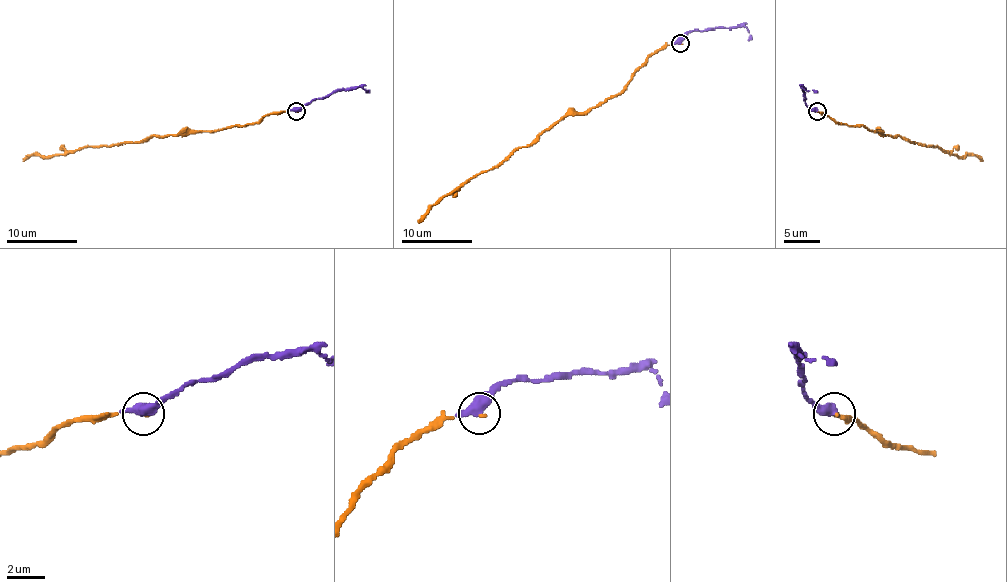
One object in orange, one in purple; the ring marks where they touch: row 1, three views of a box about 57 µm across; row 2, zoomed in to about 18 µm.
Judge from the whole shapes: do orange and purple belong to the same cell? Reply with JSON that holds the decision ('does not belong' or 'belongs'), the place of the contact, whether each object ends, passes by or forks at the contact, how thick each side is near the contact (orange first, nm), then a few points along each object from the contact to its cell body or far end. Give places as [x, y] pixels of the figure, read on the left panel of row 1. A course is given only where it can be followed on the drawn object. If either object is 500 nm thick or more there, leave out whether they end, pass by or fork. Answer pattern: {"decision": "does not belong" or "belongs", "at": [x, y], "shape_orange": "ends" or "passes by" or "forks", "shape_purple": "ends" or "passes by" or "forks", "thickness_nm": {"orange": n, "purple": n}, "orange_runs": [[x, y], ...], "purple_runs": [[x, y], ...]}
{"decision": "belongs", "at": [296, 111], "thickness_nm": {"orange": 130, "purple": 600}, "orange_runs": [[296, 111], [272, 111], [254, 124], [147, 136], [140, 142], [87, 145], [50, 156], [30, 154], [22, 161]], "purple_runs": [[296, 111], [339, 90], [360, 87], [367, 90], [365, 92]]}

